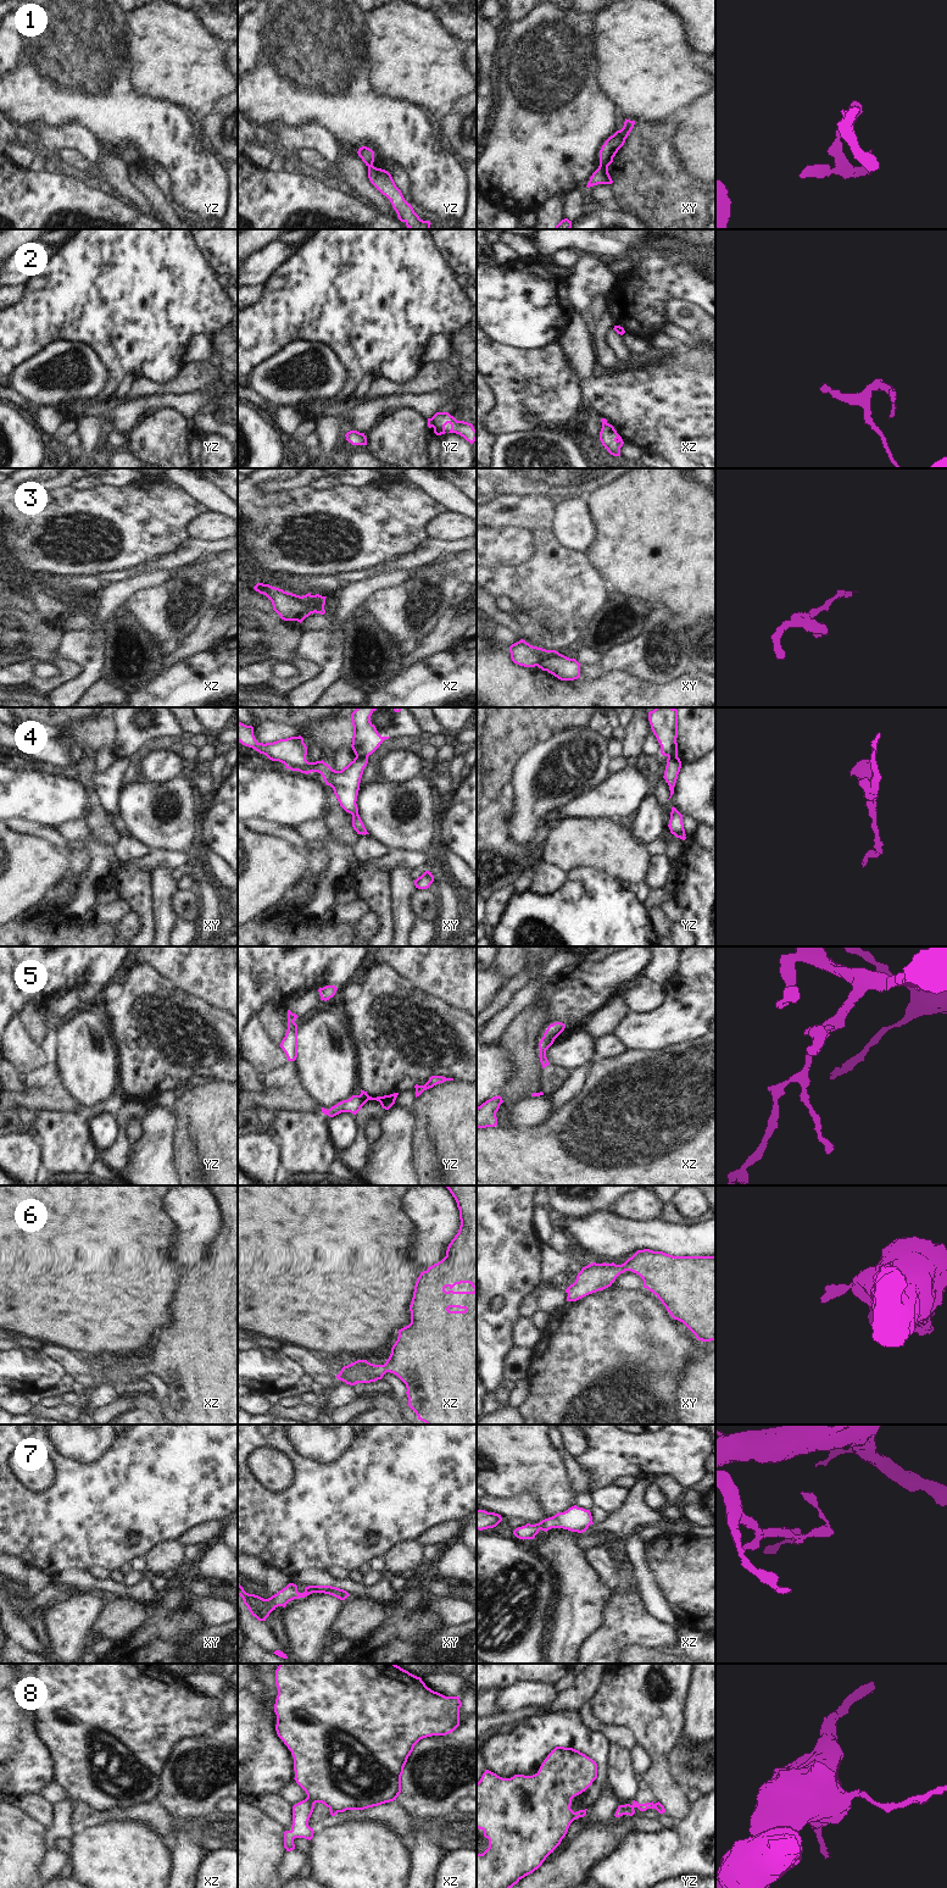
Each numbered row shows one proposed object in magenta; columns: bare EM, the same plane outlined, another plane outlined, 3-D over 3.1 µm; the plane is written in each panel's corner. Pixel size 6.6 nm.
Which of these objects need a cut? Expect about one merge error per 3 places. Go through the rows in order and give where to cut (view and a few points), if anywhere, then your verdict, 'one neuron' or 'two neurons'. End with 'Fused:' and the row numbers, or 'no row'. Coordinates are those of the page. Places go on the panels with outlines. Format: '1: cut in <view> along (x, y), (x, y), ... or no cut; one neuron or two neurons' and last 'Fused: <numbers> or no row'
1: cut in xy along (600, 164), (607, 167); two neurons
2: cut in yz along (429, 418), (433, 426); two neurons
3: cut in xy along (557, 651), (545, 655), (535, 665); two neurons
4: cut in xy along (356, 755), (367, 756); two neurons
5: no cut; one neuron
6: no cut; one neuron
7: no cut; one neuron
8: no cut; one neuron
Fused: 1, 2, 3, 4

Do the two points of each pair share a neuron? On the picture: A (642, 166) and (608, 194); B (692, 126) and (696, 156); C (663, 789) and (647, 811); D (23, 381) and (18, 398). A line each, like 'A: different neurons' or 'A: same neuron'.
A: different neurons
B: same neuron
C: different neurons
D: different neurons

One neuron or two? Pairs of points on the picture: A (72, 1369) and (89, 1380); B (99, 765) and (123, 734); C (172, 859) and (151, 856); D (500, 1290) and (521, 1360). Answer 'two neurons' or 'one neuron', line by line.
A: two neurons
B: two neurons
C: one neuron
D: two neurons

